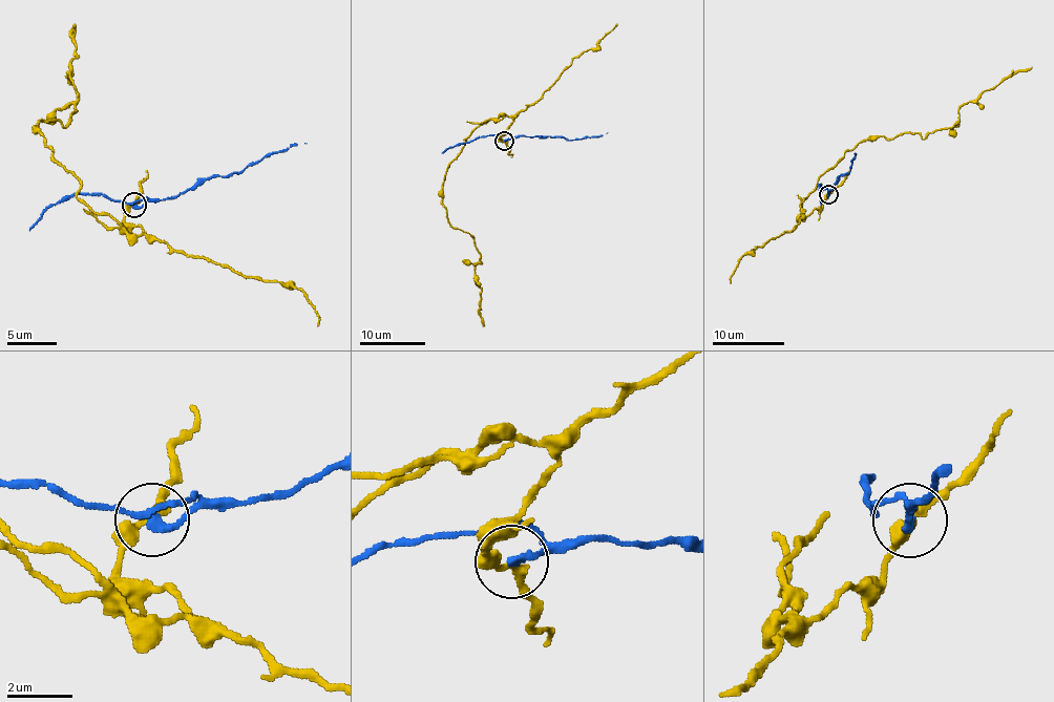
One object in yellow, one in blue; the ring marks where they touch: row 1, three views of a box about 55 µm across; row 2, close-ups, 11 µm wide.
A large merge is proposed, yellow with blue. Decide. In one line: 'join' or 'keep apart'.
keep apart

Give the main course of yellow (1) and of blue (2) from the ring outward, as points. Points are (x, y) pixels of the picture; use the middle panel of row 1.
1: (505, 142), (512, 119), (479, 125), (442, 185), (448, 222), (470, 234), (481, 257), (484, 326)
2: (505, 140), (547, 135), (571, 141), (607, 133)

